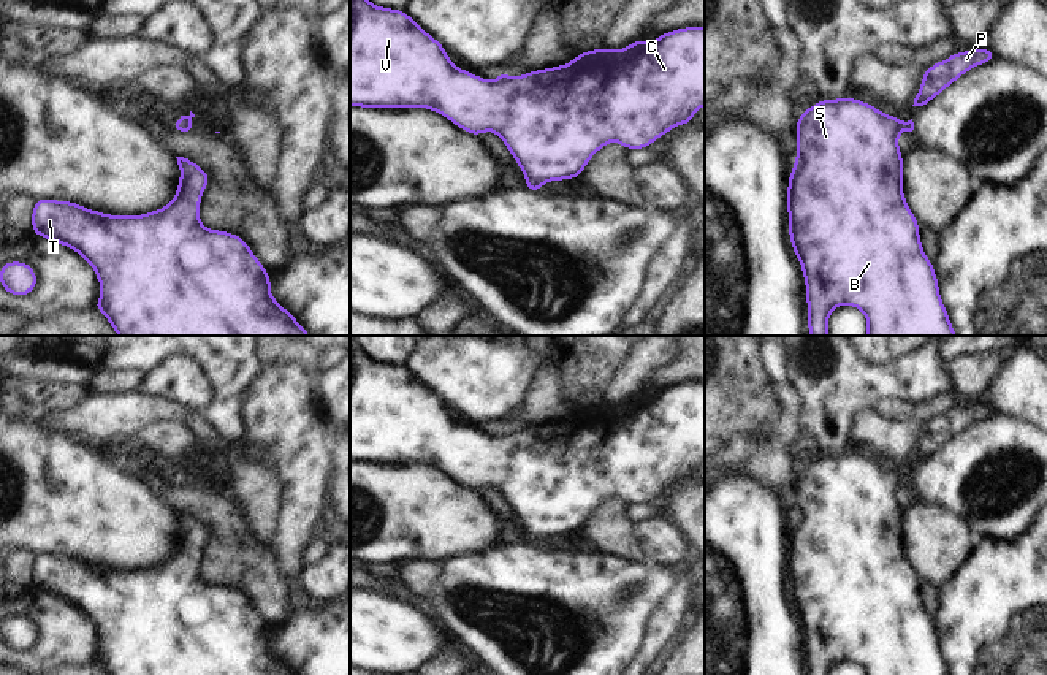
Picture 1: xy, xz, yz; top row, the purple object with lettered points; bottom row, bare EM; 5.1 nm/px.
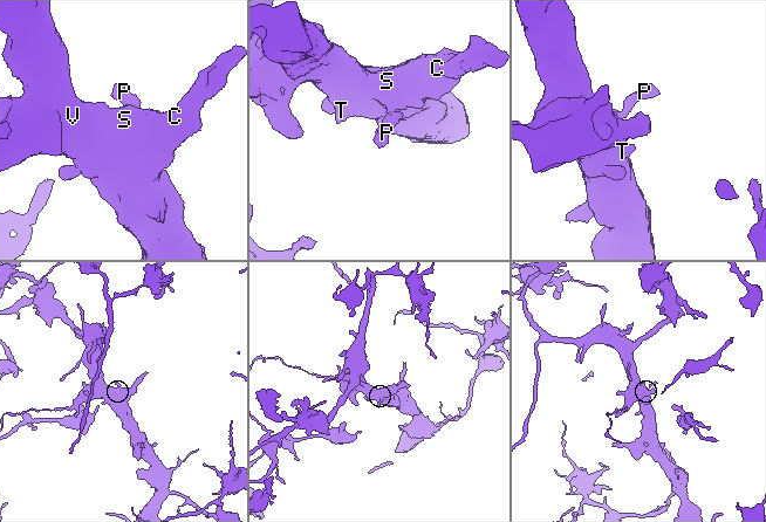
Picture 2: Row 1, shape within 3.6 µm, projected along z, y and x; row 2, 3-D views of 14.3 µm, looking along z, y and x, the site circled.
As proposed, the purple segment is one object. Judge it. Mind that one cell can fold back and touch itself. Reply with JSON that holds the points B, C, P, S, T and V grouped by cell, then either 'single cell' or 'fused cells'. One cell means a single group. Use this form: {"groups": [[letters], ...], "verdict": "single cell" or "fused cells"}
{"groups": [["B", "C", "P", "S", "T", "V"]], "verdict": "single cell"}

